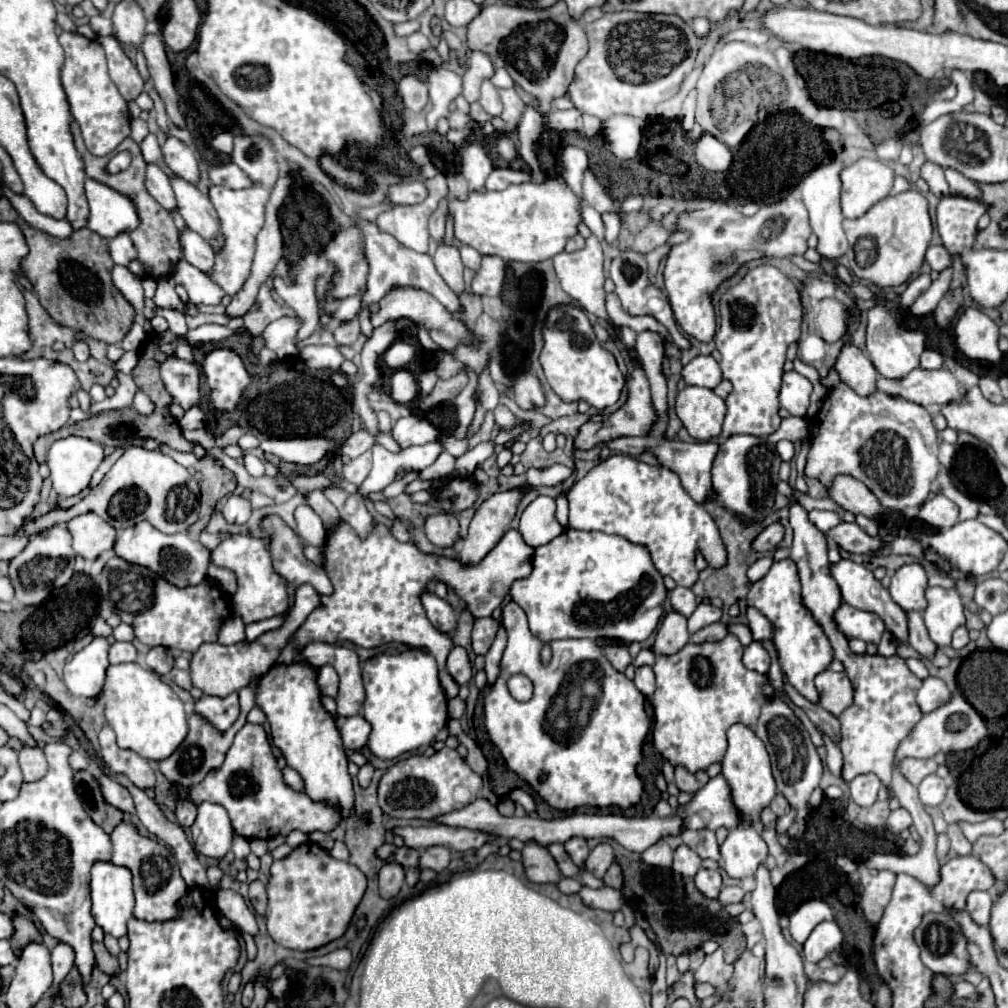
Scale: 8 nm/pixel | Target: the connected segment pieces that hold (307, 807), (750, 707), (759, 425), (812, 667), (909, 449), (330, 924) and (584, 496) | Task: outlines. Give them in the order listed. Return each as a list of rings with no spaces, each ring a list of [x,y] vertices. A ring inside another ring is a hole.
[[[246,724],[234,738],[230,752],[226,754],[226,760],[218,772],[210,772],[198,788],[190,790],[190,800],[194,804],[200,804],[204,800],[222,804],[232,820],[232,826],[236,834],[244,838],[268,838],[268,826],[270,836],[276,834],[290,834],[292,830],[300,830],[304,834],[310,834],[314,830],[330,832],[340,822],[340,816],[334,808],[328,804],[318,804],[310,800],[306,794],[294,792],[290,786],[284,784],[282,772],[276,766],[276,758],[272,756],[268,736],[262,726],[258,724]]]
[[[730,634],[720,642],[688,642],[680,652],[656,658],[656,692],[650,700],[654,708],[652,738],[656,750],[674,768],[684,766],[696,774],[714,762],[722,762],[730,724],[744,722],[754,728],[762,704],[776,694],[768,676],[752,672],[742,664],[742,652],[744,646]]]
[[[770,264],[750,270],[740,284],[730,288],[720,300],[720,328],[714,336],[716,350],[722,354],[722,374],[734,386],[726,398],[728,414],[720,440],[732,434],[770,436],[780,428],[780,384],[784,374],[786,350],[800,338],[802,302],[796,286]]]
[[[786,558],[774,562],[770,572],[752,584],[748,592],[748,604],[758,608],[774,626],[774,646],[778,650],[778,662],[790,684],[810,702],[818,704],[820,696],[814,686],[816,674],[826,670],[834,658],[834,650],[830,646],[828,636],[824,634],[822,626],[810,616],[810,610],[802,604],[800,588],[798,588],[798,568],[796,564]]]
[[[840,382],[826,396],[820,412],[810,420],[810,452],[806,462],[806,476],[820,480],[824,488],[830,488],[834,478],[840,474],[848,474],[864,482],[890,510],[920,506],[928,498],[930,486],[938,476],[938,438],[926,408],[880,390],[862,398],[846,382]]]
[[[302,844],[294,848],[286,858],[274,860],[270,868],[270,880],[268,880],[268,934],[272,940],[284,948],[294,950],[312,950],[318,946],[324,946],[326,942],[340,938],[350,924],[350,918],[364,896],[366,890],[366,876],[352,864],[334,860],[324,848],[318,848],[318,844]]]
[[[614,454],[578,480],[566,498],[570,502],[570,528],[618,534],[632,544],[646,546],[656,570],[674,578],[678,586],[692,586],[698,580],[698,570],[694,568],[696,550],[702,550],[712,568],[726,564],[726,548],[712,516],[690,498],[678,474],[668,468],[648,466],[628,454]]]

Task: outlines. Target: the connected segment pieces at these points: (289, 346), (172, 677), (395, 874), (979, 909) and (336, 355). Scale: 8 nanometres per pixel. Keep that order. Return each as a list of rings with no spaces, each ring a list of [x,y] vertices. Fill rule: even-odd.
[[[280,318],[268,324],[260,336],[266,342],[266,346],[278,354],[278,358],[290,358],[290,356],[296,356],[294,336],[298,328],[300,328],[300,322],[296,318]]]
[[[172,668],[172,672],[168,674],[168,680],[184,690],[190,690],[192,688],[192,682],[190,682],[190,674],[186,670],[180,670],[180,668]]]
[[[384,864],[378,872],[378,888],[384,900],[394,898],[404,884],[404,868],[400,864]]]
[[[972,892],[968,896],[966,912],[972,916],[972,920],[978,926],[988,926],[990,914],[992,914],[992,894],[990,892]]]
[[[322,344],[302,348],[300,358],[306,362],[308,368],[330,368],[330,370],[340,370],[342,362],[346,360],[336,346],[322,346]]]

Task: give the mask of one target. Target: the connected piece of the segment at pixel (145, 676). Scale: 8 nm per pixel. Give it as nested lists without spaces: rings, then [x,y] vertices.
[[[116,664],[108,668],[104,684],[106,720],[118,736],[118,746],[138,752],[146,760],[166,760],[188,734],[188,718],[184,702],[176,692],[160,680],[156,672],[140,664]]]

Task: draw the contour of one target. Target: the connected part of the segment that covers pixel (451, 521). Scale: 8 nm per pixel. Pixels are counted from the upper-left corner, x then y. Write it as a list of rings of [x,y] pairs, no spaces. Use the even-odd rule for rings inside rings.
[[[436,514],[428,516],[424,528],[428,540],[440,548],[450,548],[460,538],[460,526],[454,514]]]

